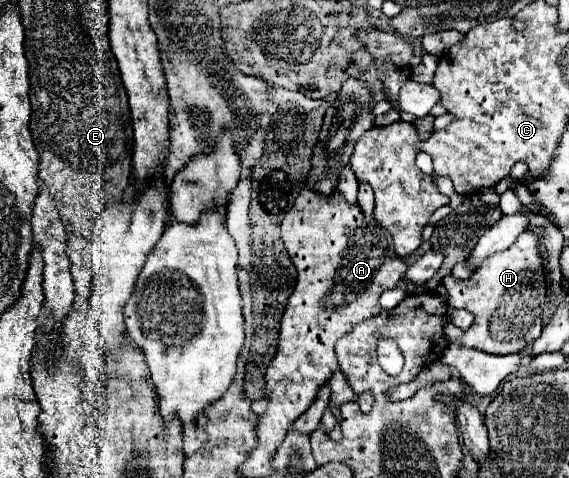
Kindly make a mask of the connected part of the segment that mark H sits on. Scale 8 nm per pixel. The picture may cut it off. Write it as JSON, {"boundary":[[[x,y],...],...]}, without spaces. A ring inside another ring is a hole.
{"boundary":[[[525,231],[507,251],[487,257],[487,261],[483,261],[471,279],[457,279],[451,273],[449,277],[443,277],[441,285],[449,293],[449,305],[475,313],[475,323],[467,331],[457,329],[455,325],[447,325],[445,335],[451,343],[475,347],[485,353],[509,355],[523,351],[541,335],[547,279],[539,245],[541,235]]]}

